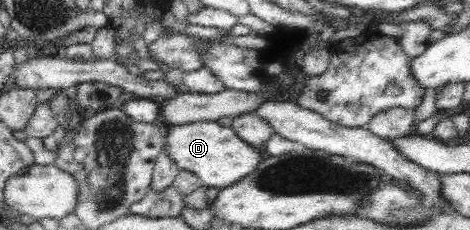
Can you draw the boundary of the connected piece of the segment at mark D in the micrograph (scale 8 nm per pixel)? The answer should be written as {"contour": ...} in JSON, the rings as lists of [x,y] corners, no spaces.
{"contour":[[[217,121],[167,125],[162,149],[167,151],[169,159],[179,171],[193,173],[203,186],[211,188],[225,188],[237,182],[241,176],[247,176],[264,156],[262,149],[250,147],[235,134],[231,126],[222,126]]]}

